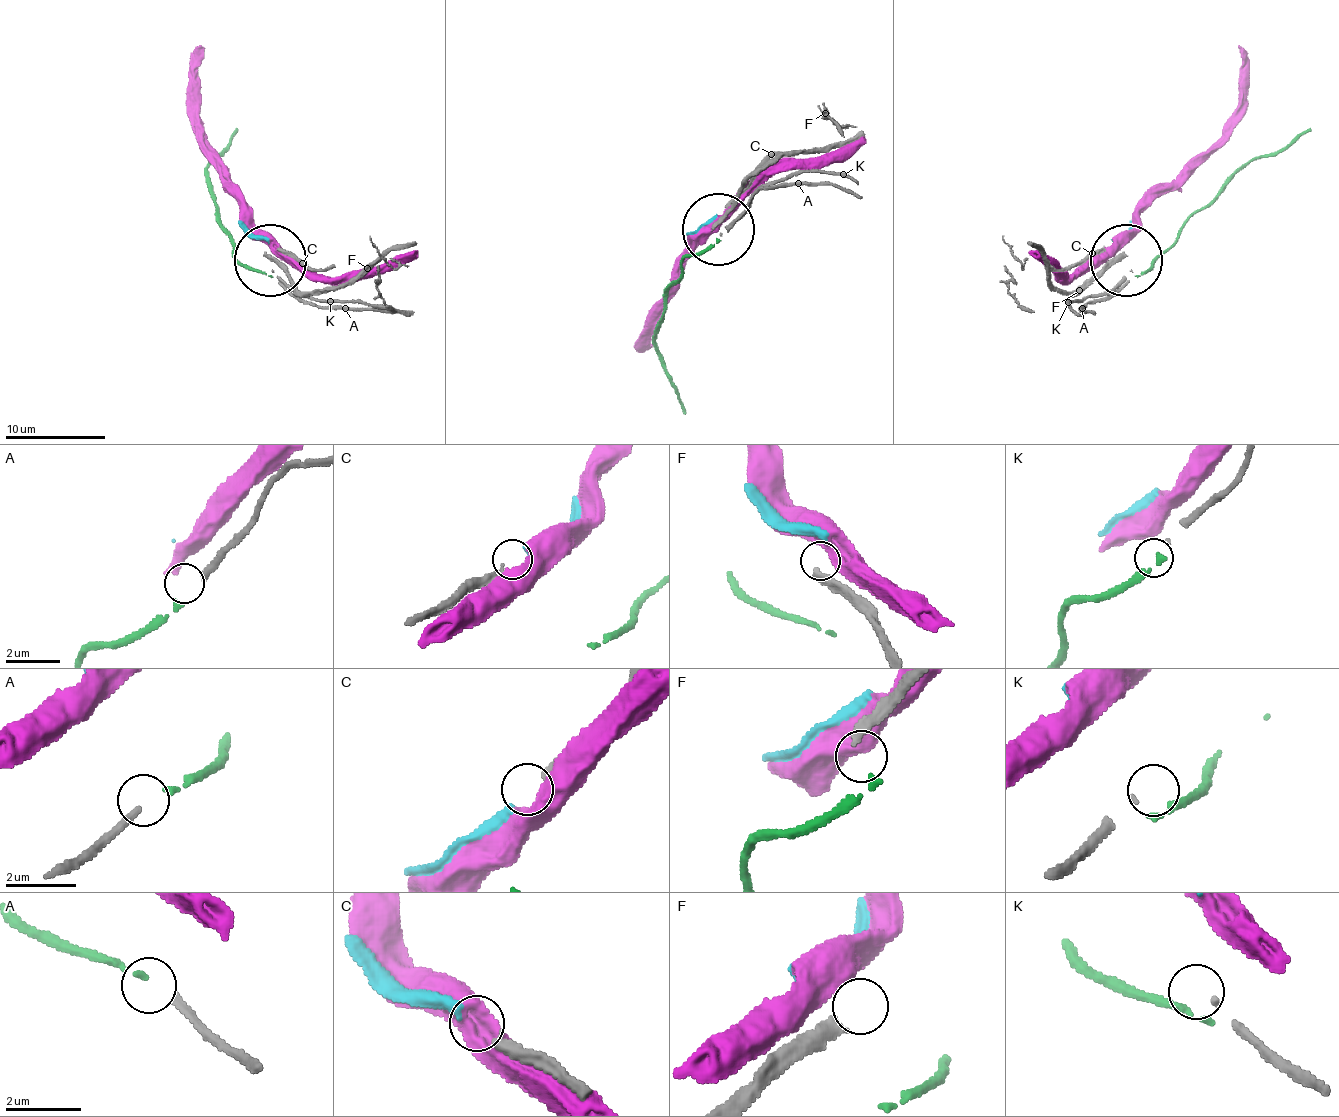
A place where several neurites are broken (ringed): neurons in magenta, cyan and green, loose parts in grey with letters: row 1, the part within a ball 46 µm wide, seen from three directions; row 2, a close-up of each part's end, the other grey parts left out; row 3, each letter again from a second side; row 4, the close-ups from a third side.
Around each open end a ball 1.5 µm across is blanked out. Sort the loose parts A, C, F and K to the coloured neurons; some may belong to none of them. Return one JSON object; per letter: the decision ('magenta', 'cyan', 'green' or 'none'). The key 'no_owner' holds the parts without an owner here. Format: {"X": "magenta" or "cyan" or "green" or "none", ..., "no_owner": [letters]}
{"A": "green", "C": "cyan", "F": "none", "K": "none", "no_owner": ["F", "K"]}

